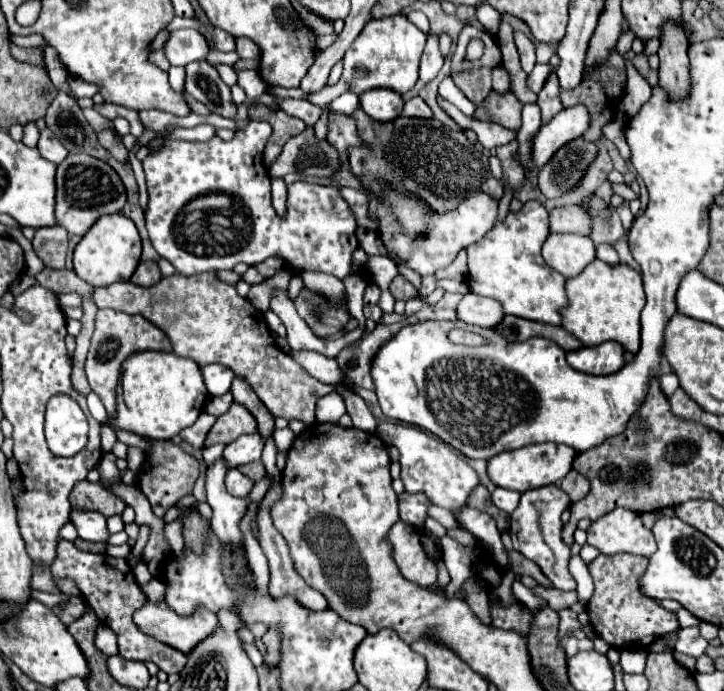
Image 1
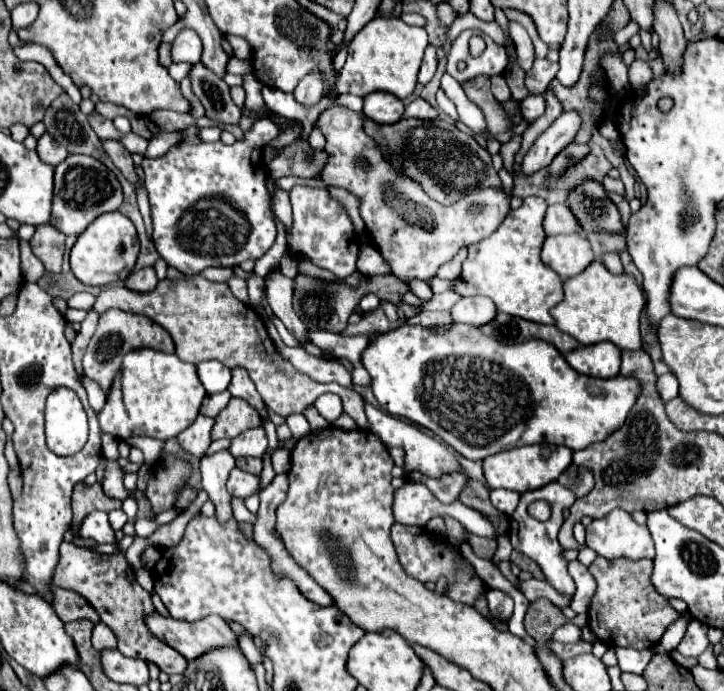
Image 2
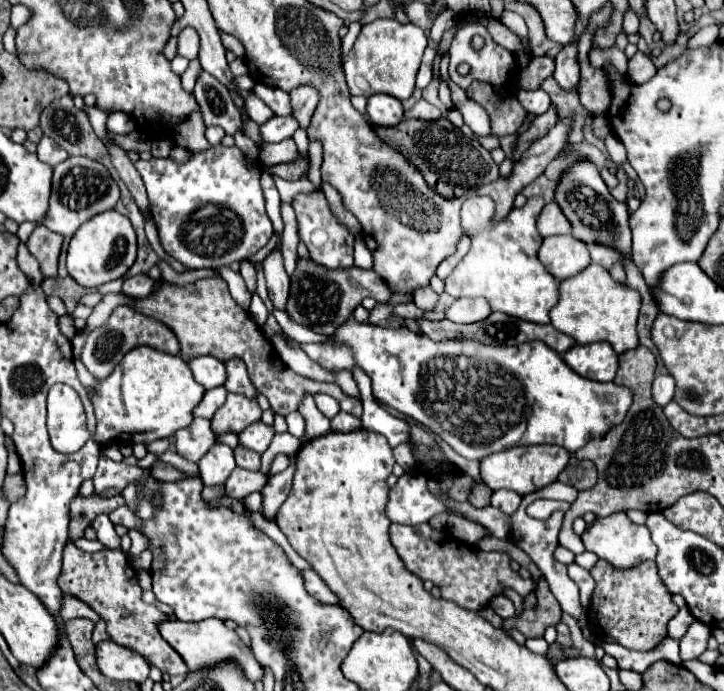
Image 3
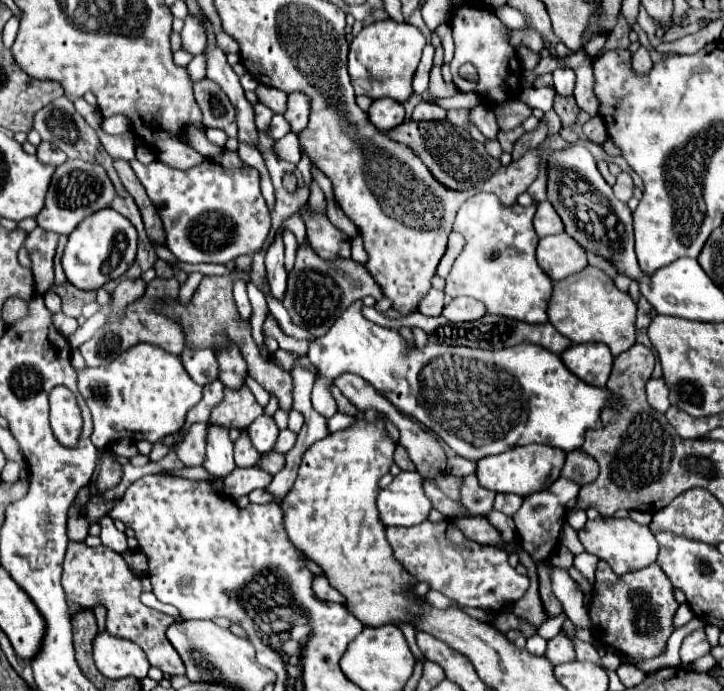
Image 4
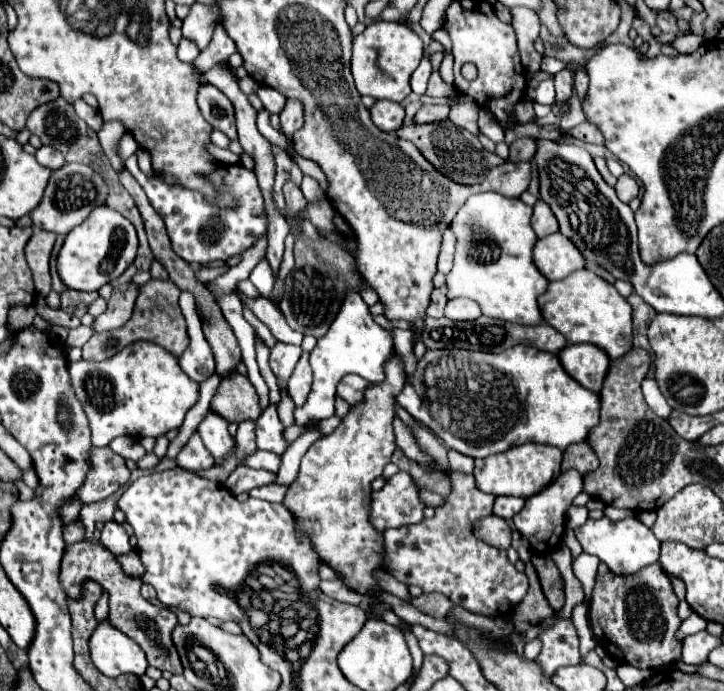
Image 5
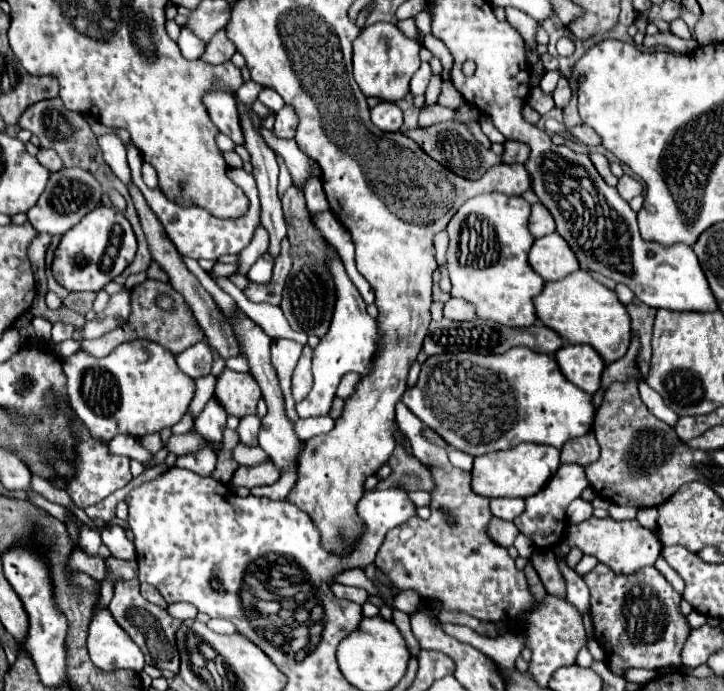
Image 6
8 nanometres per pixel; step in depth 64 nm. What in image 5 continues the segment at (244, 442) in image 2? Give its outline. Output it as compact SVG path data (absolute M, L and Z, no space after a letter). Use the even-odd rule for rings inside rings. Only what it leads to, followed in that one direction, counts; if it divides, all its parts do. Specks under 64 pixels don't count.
M270 404L256 420L256 442L260 450L268 450L276 456L282 456L286 452L288 440L284 438L284 424L278 418L276 404Z

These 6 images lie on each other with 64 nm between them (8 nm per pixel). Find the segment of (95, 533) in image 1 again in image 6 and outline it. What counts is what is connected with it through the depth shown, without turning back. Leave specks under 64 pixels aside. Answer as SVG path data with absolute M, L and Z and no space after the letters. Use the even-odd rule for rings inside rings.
M114 524L106 530L102 530L102 542L108 546L108 550L112 552L114 558L118 560L136 560L136 552L134 552L134 544L126 538L122 526Z

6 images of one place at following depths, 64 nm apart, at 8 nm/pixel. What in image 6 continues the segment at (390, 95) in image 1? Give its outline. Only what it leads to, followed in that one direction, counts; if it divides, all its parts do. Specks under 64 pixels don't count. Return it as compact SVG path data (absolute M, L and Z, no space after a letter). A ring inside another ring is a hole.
M382 102L370 110L372 124L384 132L398 132L402 126L402 110L392 102Z

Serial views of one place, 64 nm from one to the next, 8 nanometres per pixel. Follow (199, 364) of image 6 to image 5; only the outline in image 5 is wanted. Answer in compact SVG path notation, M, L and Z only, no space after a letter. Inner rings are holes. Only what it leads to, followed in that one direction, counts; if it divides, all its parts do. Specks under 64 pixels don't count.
M190 292L180 294L180 308L188 324L188 334L190 334L190 346L178 356L180 368L196 382L206 380L208 376L214 374L214 356L212 348L208 346L204 334L202 334L202 324L196 314L196 304L194 296Z

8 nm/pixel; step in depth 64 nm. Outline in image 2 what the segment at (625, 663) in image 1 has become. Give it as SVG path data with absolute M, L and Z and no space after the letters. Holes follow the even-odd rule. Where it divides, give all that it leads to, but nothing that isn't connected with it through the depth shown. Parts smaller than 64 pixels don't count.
M614 646L616 658L618 658L618 666L622 672L630 672L642 674L644 668L648 666L648 662L654 656L654 650L646 648L645 650L634 650L634 648L620 648Z

